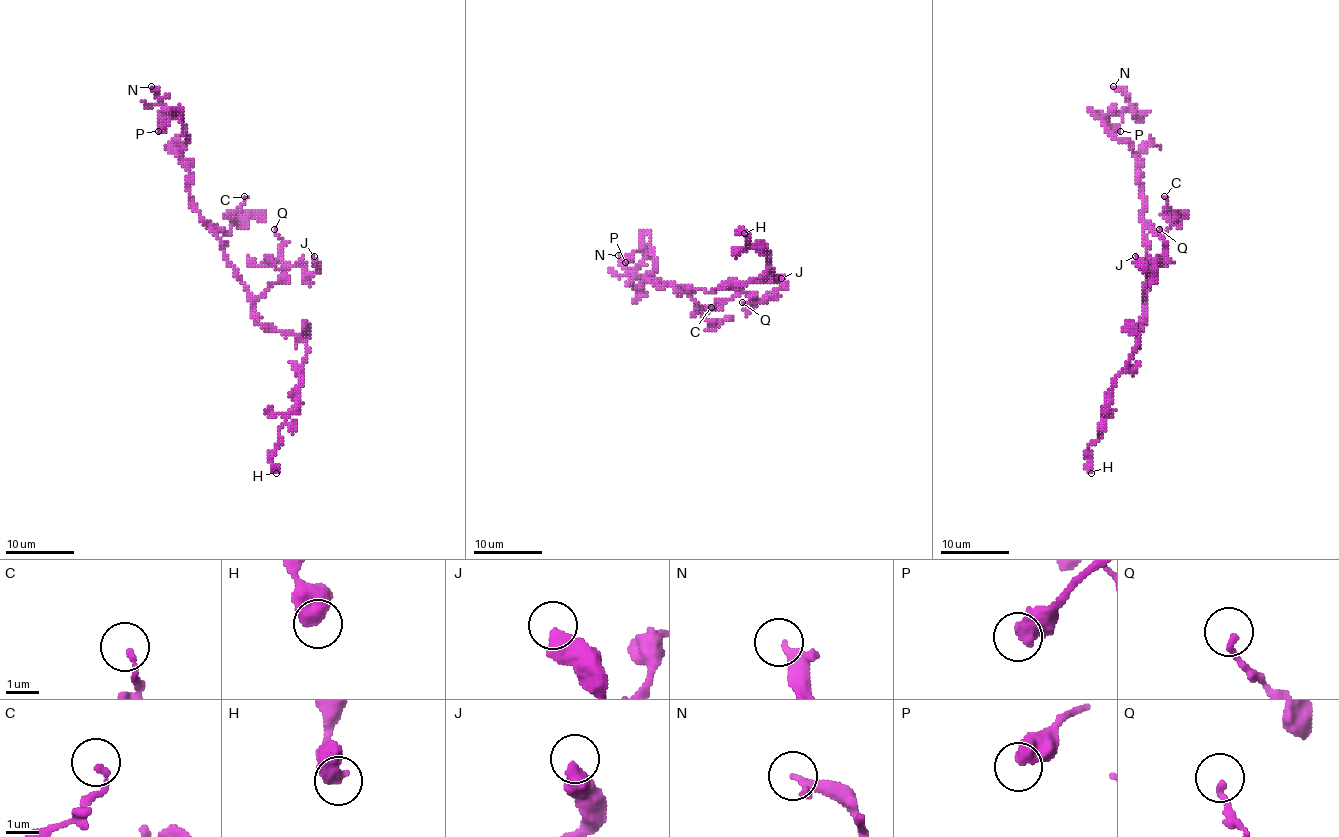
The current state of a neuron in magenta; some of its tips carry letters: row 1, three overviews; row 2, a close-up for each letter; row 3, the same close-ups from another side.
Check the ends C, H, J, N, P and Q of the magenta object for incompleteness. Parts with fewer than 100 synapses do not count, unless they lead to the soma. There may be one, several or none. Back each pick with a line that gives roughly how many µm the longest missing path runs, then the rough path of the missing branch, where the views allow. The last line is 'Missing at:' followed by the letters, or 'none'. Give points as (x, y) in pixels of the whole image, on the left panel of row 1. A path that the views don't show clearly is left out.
N: 350 µm
Missing at: N

